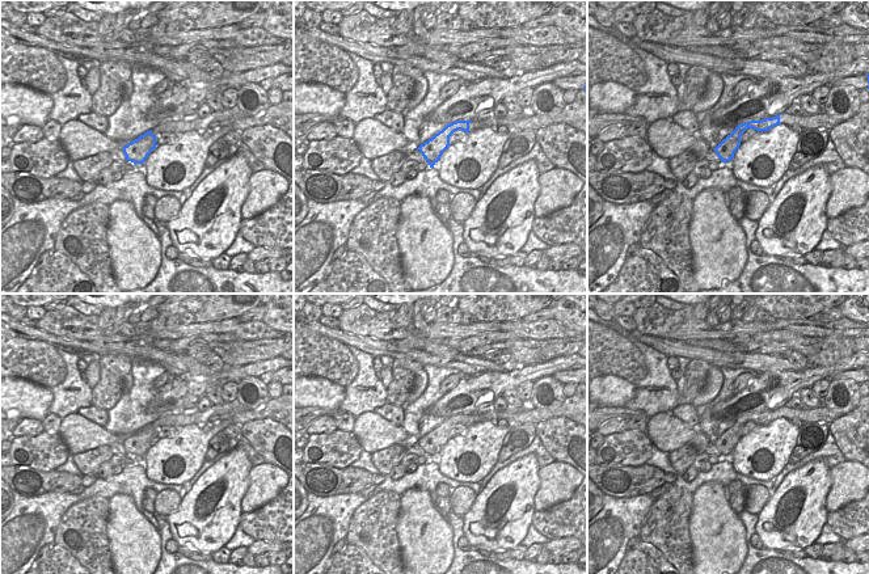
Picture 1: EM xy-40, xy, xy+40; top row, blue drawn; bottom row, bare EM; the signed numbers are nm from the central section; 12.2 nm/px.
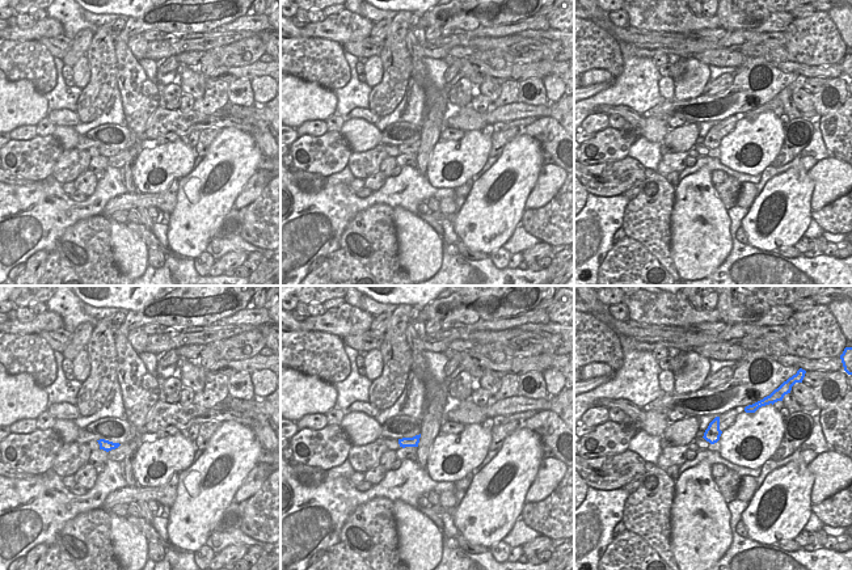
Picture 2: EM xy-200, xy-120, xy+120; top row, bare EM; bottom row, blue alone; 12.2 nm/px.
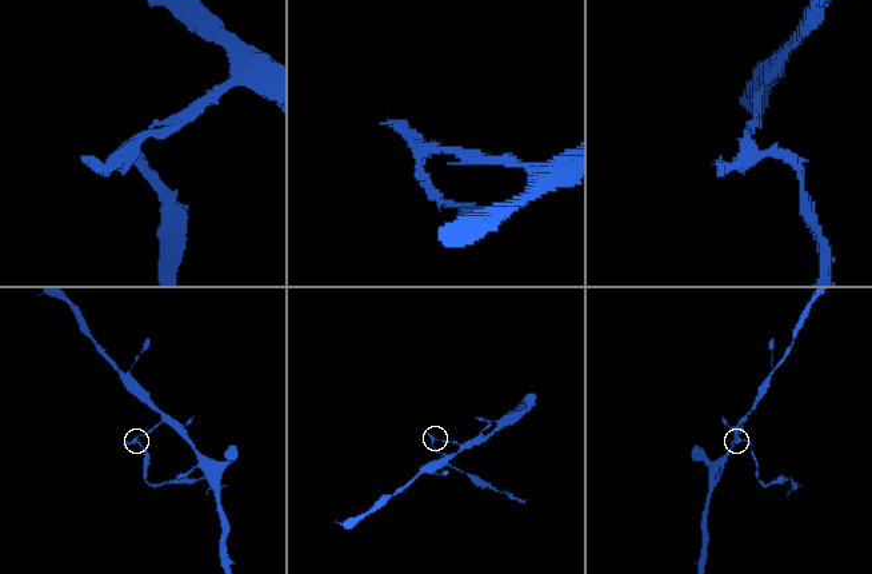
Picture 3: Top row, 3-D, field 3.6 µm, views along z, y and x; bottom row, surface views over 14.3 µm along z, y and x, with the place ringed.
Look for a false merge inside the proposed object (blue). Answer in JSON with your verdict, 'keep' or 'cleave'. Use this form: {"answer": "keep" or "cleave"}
{"answer": "cleave"}

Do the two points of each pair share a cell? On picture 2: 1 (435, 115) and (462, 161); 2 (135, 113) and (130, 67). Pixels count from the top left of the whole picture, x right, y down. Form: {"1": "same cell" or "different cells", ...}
{"1": "different cells", "2": "same cell"}

